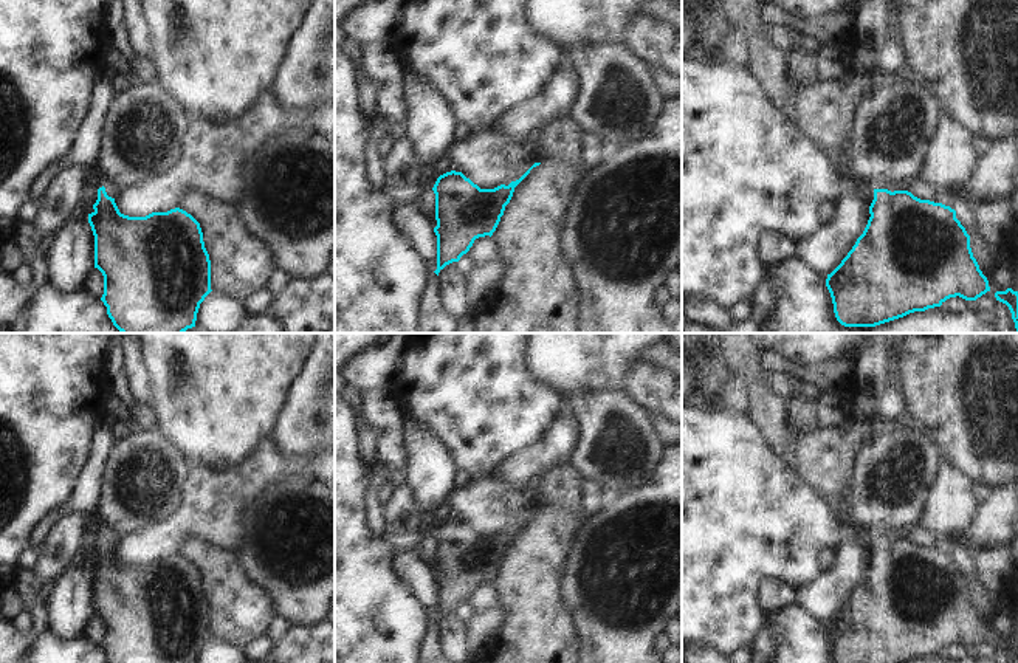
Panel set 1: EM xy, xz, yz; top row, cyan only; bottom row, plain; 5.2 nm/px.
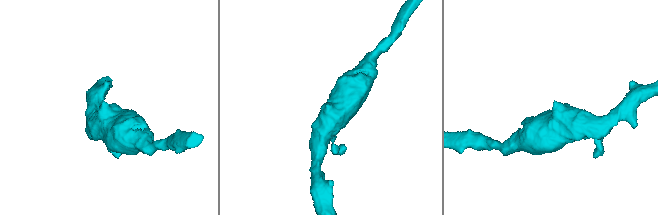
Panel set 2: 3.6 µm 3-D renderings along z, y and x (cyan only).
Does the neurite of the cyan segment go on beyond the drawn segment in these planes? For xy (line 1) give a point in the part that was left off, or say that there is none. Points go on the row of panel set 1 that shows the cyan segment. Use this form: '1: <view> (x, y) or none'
1: xy (99, 182)

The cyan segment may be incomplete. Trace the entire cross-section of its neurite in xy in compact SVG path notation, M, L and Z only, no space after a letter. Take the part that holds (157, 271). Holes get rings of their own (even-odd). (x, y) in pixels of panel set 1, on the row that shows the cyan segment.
M95 173L98 200L88 223L95 235L95 268L104 276L101 301L107 314L121 333L184 333L195 327L200 304L211 290L211 260L205 248L200 223L186 211L175 208L167 212L152 212L146 217L129 217L119 212L115 197L119 192Z

